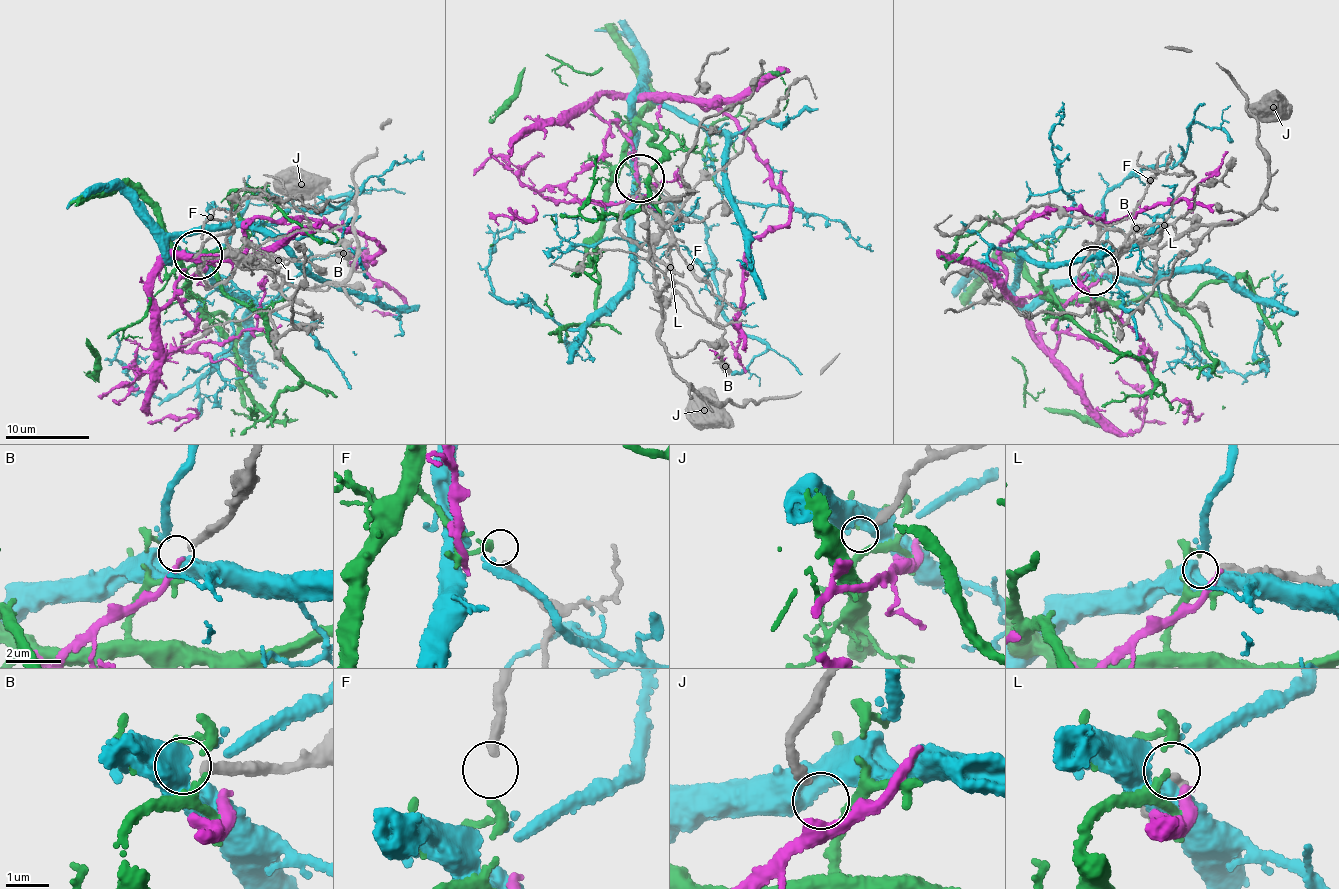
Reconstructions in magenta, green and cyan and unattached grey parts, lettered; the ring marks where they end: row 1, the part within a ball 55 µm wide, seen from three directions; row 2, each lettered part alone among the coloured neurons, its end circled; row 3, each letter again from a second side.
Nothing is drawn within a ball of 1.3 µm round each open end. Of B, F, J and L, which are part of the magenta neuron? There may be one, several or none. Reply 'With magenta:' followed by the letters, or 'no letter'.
With magenta: no letter

